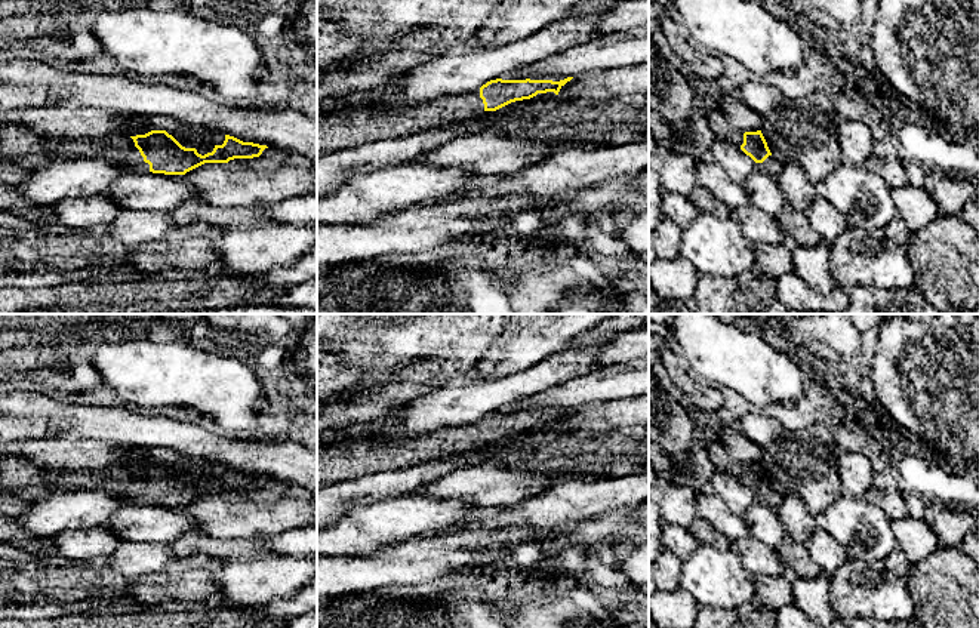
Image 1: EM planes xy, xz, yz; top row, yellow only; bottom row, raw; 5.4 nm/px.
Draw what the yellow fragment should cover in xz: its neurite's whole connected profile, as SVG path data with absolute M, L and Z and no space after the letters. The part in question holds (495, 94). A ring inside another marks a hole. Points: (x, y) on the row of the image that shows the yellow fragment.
M573 77L552 80L490 80L475 92L444 95L406 108L370 102L342 113L317 117L317 157L376 139L407 136L449 123L496 111L511 102L554 92Z

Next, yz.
M761 130L745 132L741 150L757 163L757 170L772 178L776 178L783 166L772 156Z

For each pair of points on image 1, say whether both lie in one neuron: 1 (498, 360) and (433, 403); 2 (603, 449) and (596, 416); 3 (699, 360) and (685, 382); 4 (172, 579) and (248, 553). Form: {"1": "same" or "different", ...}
{"1": "different", "2": "different", "3": "different", "4": "different"}

